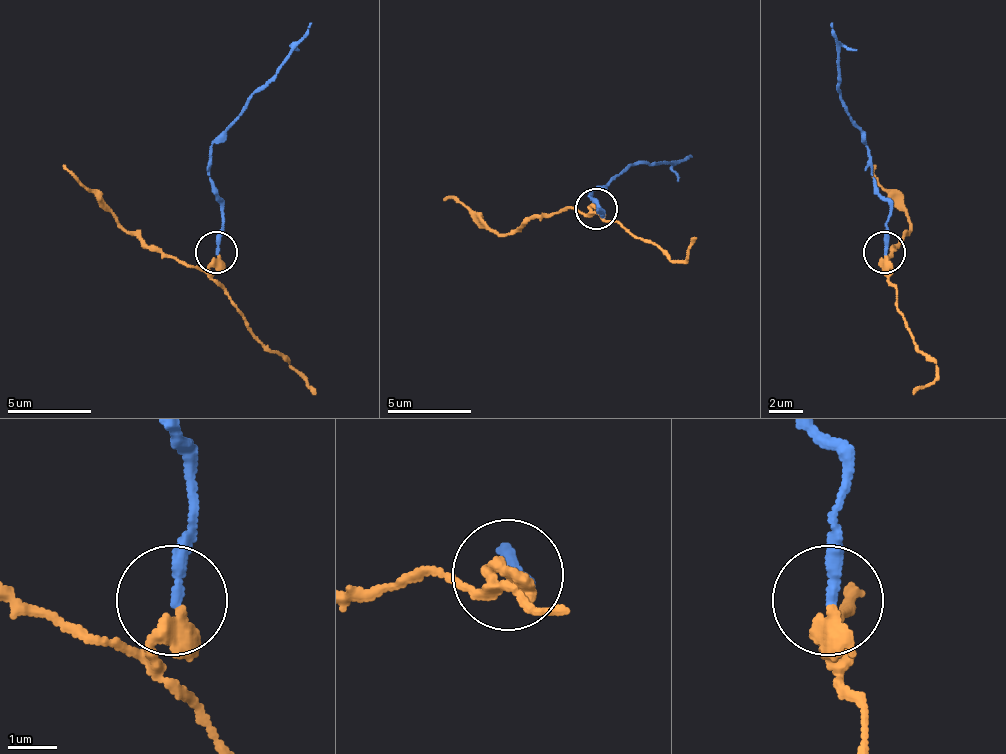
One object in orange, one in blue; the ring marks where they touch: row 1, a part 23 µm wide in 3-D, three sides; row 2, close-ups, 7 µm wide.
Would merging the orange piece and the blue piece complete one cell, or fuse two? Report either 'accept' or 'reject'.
reject

